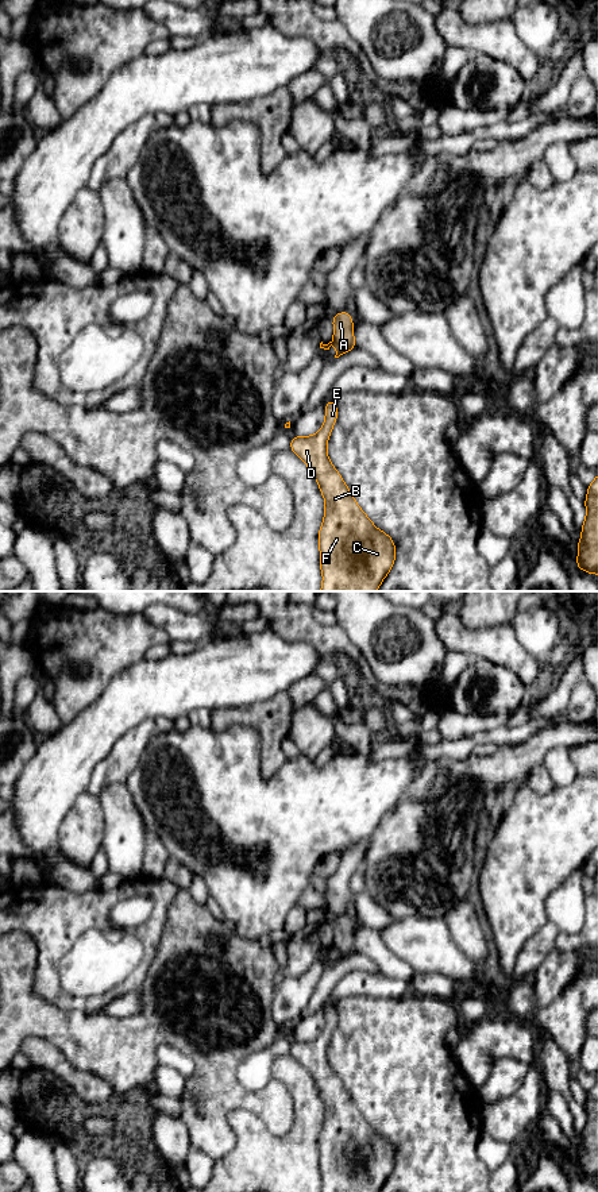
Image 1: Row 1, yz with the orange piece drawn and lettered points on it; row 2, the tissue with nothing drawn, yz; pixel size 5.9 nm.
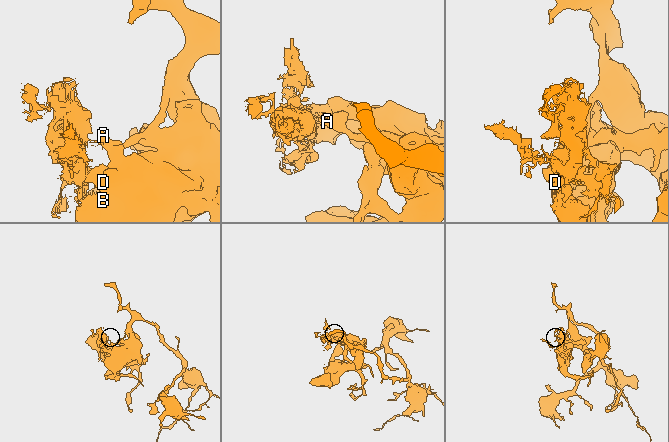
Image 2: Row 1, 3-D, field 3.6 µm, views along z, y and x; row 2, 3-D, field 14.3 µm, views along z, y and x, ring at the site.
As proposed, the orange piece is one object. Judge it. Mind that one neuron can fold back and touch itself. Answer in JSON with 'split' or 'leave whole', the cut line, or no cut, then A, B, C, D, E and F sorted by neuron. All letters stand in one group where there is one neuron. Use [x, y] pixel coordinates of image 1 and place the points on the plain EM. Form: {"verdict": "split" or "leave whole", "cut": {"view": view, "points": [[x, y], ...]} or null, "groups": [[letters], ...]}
{"verdict": "split", "cut": {"view": "yz", "points": [[332, 945], [340, 959]]}, "groups": [["A"], ["B", "C", "D", "E", "F"]]}

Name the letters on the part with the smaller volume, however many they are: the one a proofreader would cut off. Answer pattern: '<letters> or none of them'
B, C, D, E, F

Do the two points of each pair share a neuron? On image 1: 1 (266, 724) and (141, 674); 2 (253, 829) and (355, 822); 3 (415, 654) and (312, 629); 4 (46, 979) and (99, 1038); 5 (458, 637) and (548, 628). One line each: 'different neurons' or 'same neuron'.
1: different neurons
2: same neuron
3: different neurons
4: different neurons
5: different neurons

